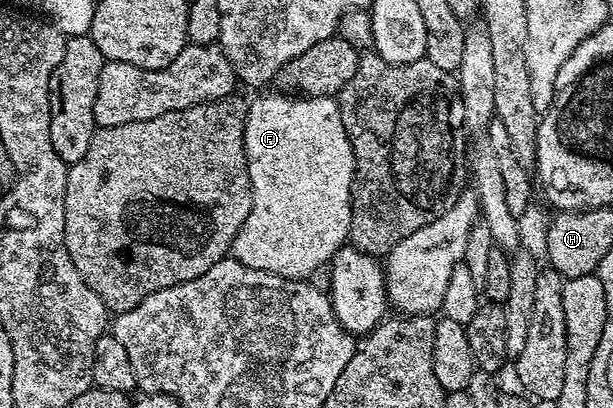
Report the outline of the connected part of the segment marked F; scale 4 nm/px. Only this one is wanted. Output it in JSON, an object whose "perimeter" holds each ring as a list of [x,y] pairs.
{"perimeter":[[[275,91],[269,97],[260,97],[254,100],[248,107],[248,118],[246,119],[246,159],[248,160],[248,174],[252,184],[252,206],[250,215],[246,215],[246,223],[238,231],[234,239],[230,253],[238,263],[246,267],[254,267],[258,271],[270,271],[279,277],[294,277],[297,279],[308,279],[320,268],[327,266],[335,257],[339,249],[345,248],[349,240],[348,228],[352,218],[352,173],[356,170],[356,160],[350,147],[350,139],[346,135],[346,127],[342,127],[342,115],[336,97],[302,97],[299,95],[285,95],[283,92]]]}

